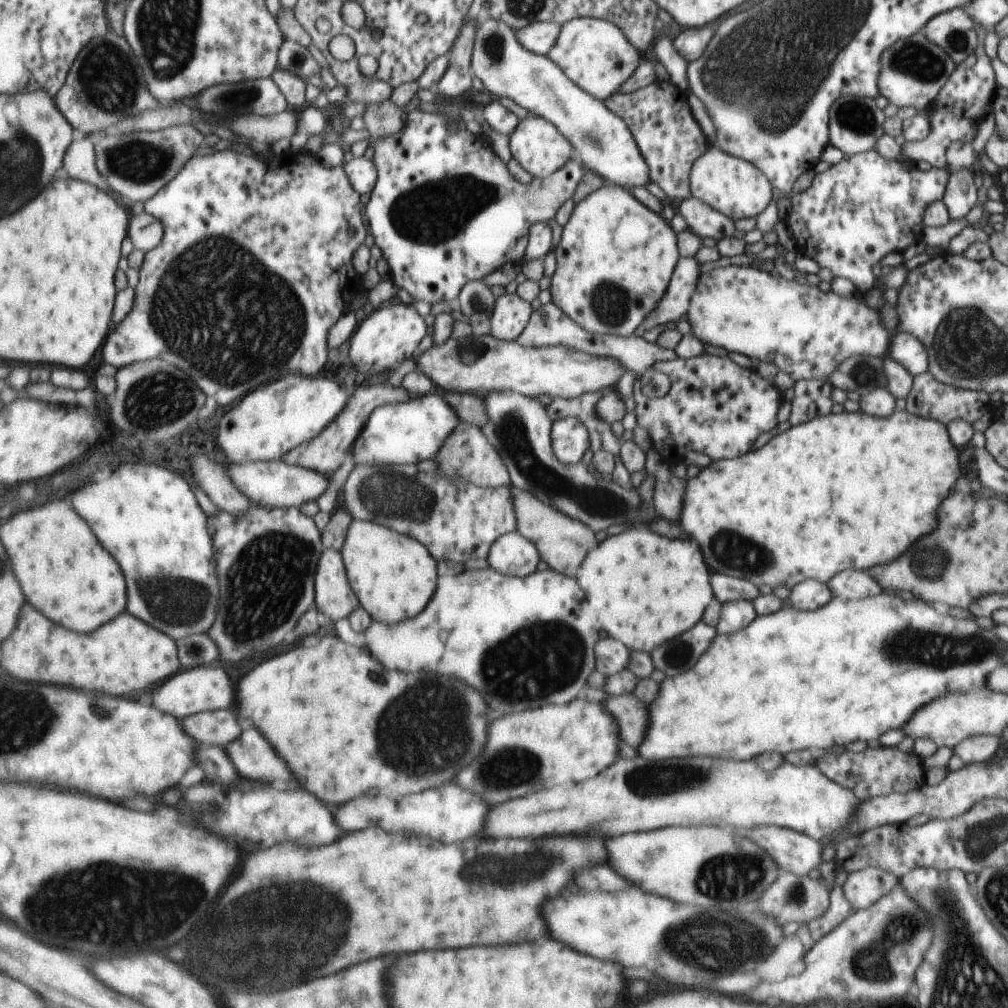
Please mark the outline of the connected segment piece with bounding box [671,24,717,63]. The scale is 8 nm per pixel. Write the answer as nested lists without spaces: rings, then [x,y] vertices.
[[[712,24],[711,26],[702,26],[696,29],[683,29],[677,37],[671,40],[675,52],[680,54],[686,63],[697,60],[704,52],[707,42],[713,36],[716,26],[717,24]]]

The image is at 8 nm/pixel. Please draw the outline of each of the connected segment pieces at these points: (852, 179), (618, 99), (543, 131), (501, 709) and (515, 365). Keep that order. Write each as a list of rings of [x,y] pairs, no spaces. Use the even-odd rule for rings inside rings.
[[[873,149],[851,156],[843,155],[839,162],[825,171],[814,173],[807,190],[789,194],[791,205],[784,222],[795,240],[798,253],[811,258],[818,268],[827,268],[835,278],[846,278],[859,295],[864,294],[872,288],[871,268],[881,260],[881,256],[891,250],[901,253],[907,246],[917,244],[921,238],[923,208],[942,200],[949,173],[947,167],[931,167],[927,171],[911,168],[903,161],[881,158]]]
[[[656,80],[635,92],[613,93],[602,101],[633,133],[638,150],[650,168],[650,182],[657,184],[666,201],[685,201],[691,195],[690,169],[694,161],[707,151],[707,140],[693,120],[681,89],[668,80]]]
[[[527,116],[519,120],[515,130],[508,136],[510,158],[530,174],[532,178],[545,178],[565,165],[571,154],[569,140],[557,129],[554,123],[541,117]]]
[[[489,567],[479,570],[467,570],[455,576],[441,576],[439,590],[435,590],[435,602],[427,606],[419,618],[411,618],[407,622],[399,622],[395,626],[385,626],[373,622],[367,636],[367,648],[377,662],[383,662],[387,668],[403,670],[403,672],[417,672],[427,670],[435,674],[459,676],[465,684],[473,684],[473,688],[485,692],[485,700],[489,702],[491,718],[499,718],[501,714],[523,712],[541,708],[547,705],[560,705],[573,700],[582,693],[586,685],[587,676],[593,672],[594,646],[599,634],[591,630],[583,634],[583,630],[575,630],[575,626],[567,624],[575,612],[579,602],[583,600],[583,590],[569,580],[566,575],[559,574],[551,569],[535,570],[529,576],[510,577],[497,574]],[[549,584],[573,584],[575,594],[573,602],[563,606],[549,606],[547,602],[547,586]]]
[[[490,334],[482,336],[465,336],[463,339],[453,340],[449,337],[445,344],[441,346],[430,346],[415,358],[417,370],[421,370],[425,376],[431,379],[433,384],[437,384],[443,390],[452,390],[459,393],[473,393],[478,397],[485,394],[511,391],[523,396],[541,396],[547,394],[551,399],[555,397],[571,400],[581,397],[582,394],[593,394],[601,391],[613,389],[617,380],[622,380],[626,368],[621,362],[609,356],[594,356],[567,348],[565,346],[524,347],[515,341],[500,341]]]

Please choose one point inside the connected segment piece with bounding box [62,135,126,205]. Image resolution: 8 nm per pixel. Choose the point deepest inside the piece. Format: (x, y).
(80, 162)

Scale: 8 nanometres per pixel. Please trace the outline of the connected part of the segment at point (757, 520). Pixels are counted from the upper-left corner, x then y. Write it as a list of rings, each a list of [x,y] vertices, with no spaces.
[[[905,410],[894,411],[885,418],[866,415],[861,411],[842,411],[818,416],[775,434],[759,450],[746,452],[739,458],[711,461],[708,466],[699,469],[698,475],[694,478],[686,478],[685,496],[683,496],[677,524],[688,537],[699,542],[699,546],[703,546],[707,566],[717,573],[730,577],[743,577],[753,586],[769,586],[772,589],[776,586],[784,586],[790,590],[805,578],[825,584],[845,568],[847,570],[873,569],[875,564],[883,564],[883,562],[889,564],[893,558],[897,560],[899,554],[902,556],[905,553],[907,546],[910,548],[914,545],[911,542],[915,538],[935,528],[935,508],[947,496],[951,484],[959,478],[957,452],[953,450],[953,445],[951,438],[947,438],[944,424],[931,418],[919,418]]]

